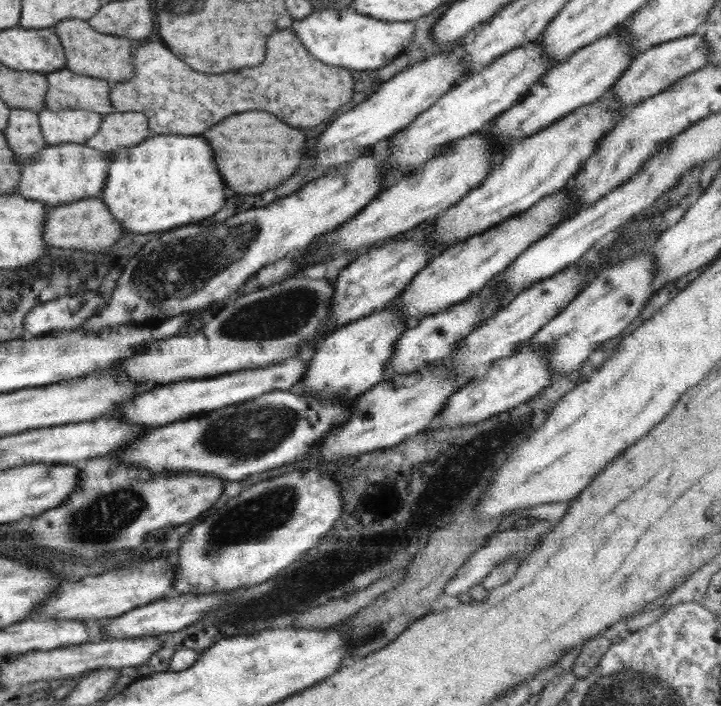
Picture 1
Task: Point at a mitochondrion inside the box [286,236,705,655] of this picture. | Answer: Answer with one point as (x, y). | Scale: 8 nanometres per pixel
(373, 633)

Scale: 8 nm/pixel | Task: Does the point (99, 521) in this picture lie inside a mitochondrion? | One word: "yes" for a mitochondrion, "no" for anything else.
yes

